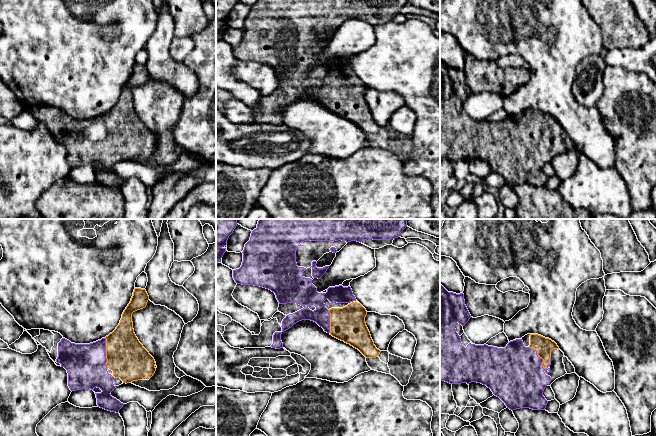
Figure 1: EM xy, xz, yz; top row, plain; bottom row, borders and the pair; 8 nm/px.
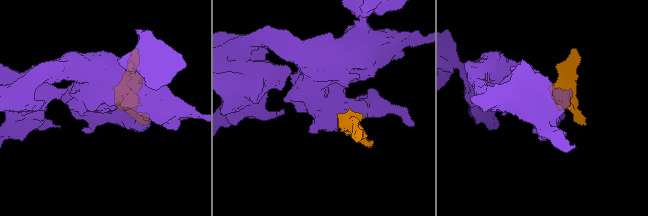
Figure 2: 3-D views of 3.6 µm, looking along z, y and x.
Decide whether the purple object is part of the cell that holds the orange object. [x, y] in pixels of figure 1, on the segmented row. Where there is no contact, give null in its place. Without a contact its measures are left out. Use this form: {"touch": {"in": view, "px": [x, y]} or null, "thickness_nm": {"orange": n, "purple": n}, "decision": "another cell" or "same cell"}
{"touch": {"in": "yz", "px": [540, 357]}, "thickness_nm": {"orange": 140, "purple": 460}, "decision": "same cell"}

